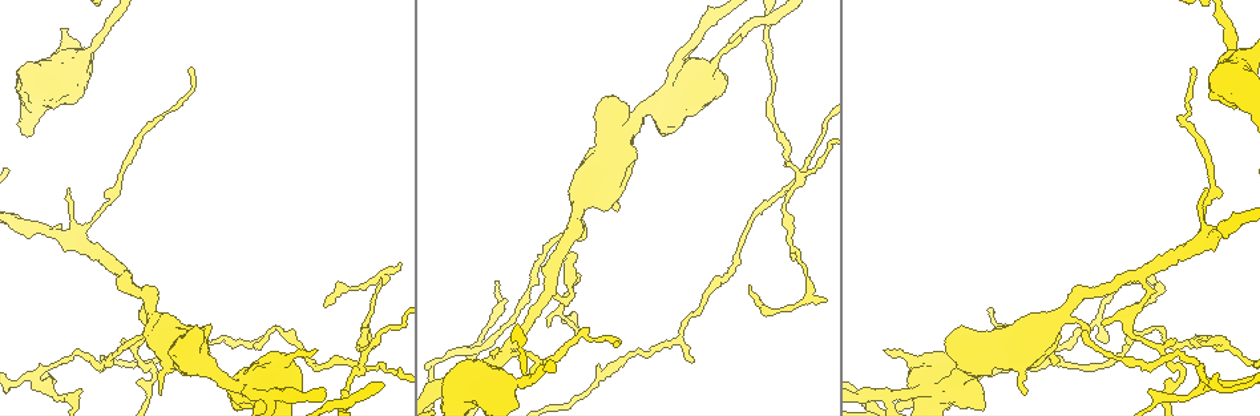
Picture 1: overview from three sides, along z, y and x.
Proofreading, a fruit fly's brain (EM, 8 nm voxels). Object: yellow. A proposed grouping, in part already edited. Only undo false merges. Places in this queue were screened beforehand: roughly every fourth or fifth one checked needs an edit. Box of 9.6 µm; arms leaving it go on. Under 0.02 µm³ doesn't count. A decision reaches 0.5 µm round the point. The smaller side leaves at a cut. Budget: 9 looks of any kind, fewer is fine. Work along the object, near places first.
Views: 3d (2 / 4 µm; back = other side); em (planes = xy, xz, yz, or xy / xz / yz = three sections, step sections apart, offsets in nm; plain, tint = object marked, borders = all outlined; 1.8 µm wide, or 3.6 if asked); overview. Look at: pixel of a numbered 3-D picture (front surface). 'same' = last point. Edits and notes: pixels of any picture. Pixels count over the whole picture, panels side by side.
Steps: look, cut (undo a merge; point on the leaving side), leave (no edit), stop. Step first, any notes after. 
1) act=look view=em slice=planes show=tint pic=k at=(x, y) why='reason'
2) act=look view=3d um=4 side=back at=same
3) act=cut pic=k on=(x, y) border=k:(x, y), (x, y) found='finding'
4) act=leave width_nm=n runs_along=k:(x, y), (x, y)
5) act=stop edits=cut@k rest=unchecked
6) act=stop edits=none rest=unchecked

act=look view=em slice=planes show=tint pic=1 at=(575, 331) why='sharp bend'

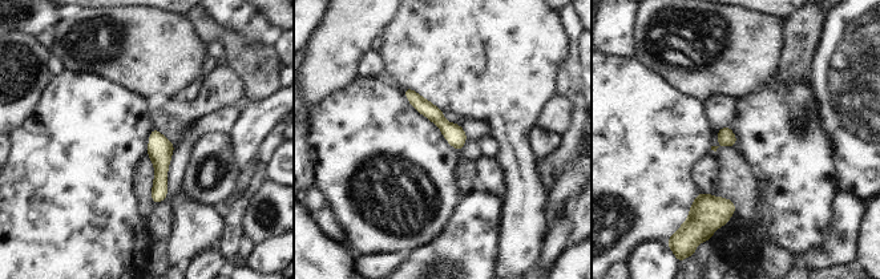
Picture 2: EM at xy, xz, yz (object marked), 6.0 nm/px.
act=leave runs_along=2:(408, 92), (461, 141) found='continuous, no second neuron'

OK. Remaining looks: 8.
act=look view=em um=3.6 slice=planes show=tint pic=1 at=(1203, 386) why='four or more arms meet'

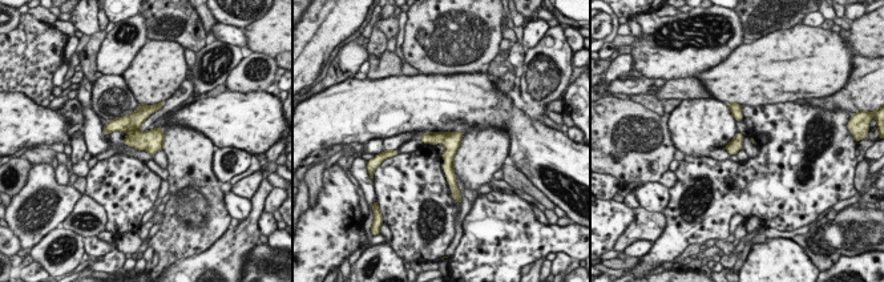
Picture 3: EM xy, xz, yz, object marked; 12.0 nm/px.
act=cut pic=3 on=(150, 140) part_leaving=3:(427, 136), (448, 145), (451, 177) found='two neurons meet here'

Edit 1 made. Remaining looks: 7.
act=look view=em um=3.6 slice=planes show=plain pic=1 at=(81, 60)

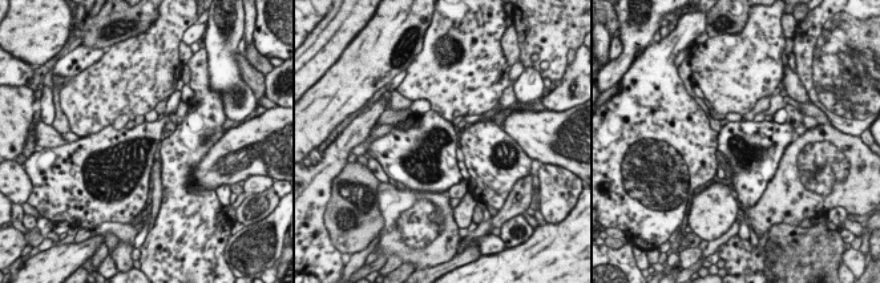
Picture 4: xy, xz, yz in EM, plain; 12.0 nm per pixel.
act=look view=em um=3.6 slice=planes show=tint at=same why='with the object marked'

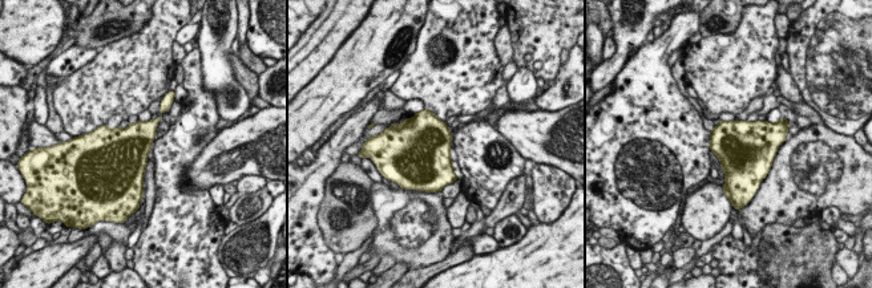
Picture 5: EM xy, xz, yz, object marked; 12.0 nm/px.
act=leave found='continuous, no second neuron'

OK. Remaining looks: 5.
act=look view=em slice=planes show=tint pic=1 at=(804, 299) why='abrupt turn'

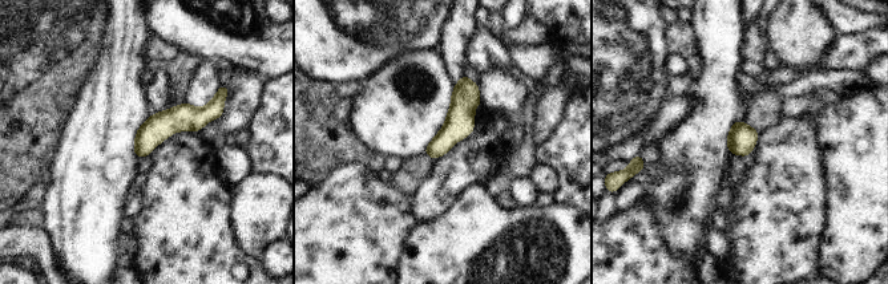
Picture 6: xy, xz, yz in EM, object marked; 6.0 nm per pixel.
act=leave runs_along=6:(220, 110), (169, 121), (138, 153) found='all the same neuron'

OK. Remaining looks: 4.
act=stop edits=cut@3 rest=unchecked

